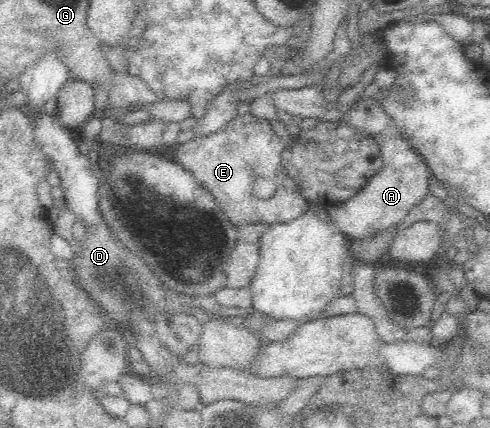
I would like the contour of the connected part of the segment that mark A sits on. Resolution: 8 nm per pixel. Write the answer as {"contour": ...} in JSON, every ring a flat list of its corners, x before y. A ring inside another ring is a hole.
{"contour":[[380,95,355,101,347,107,342,117,337,118,337,121,371,135,376,140,383,157,382,169,371,176,358,193,342,203,325,207,324,214,333,222,337,230,340,230,349,240,362,241,368,236,397,226,408,212,424,199,424,195,431,189,434,181,424,158,410,147,390,116,382,109]]}

